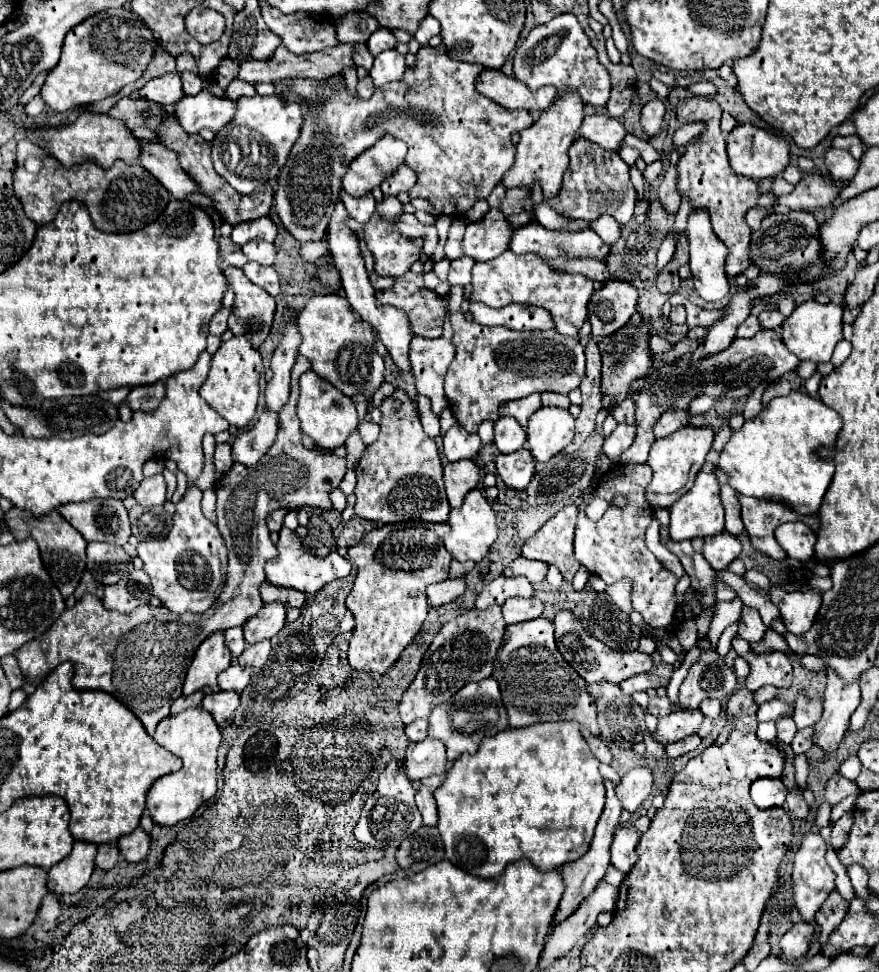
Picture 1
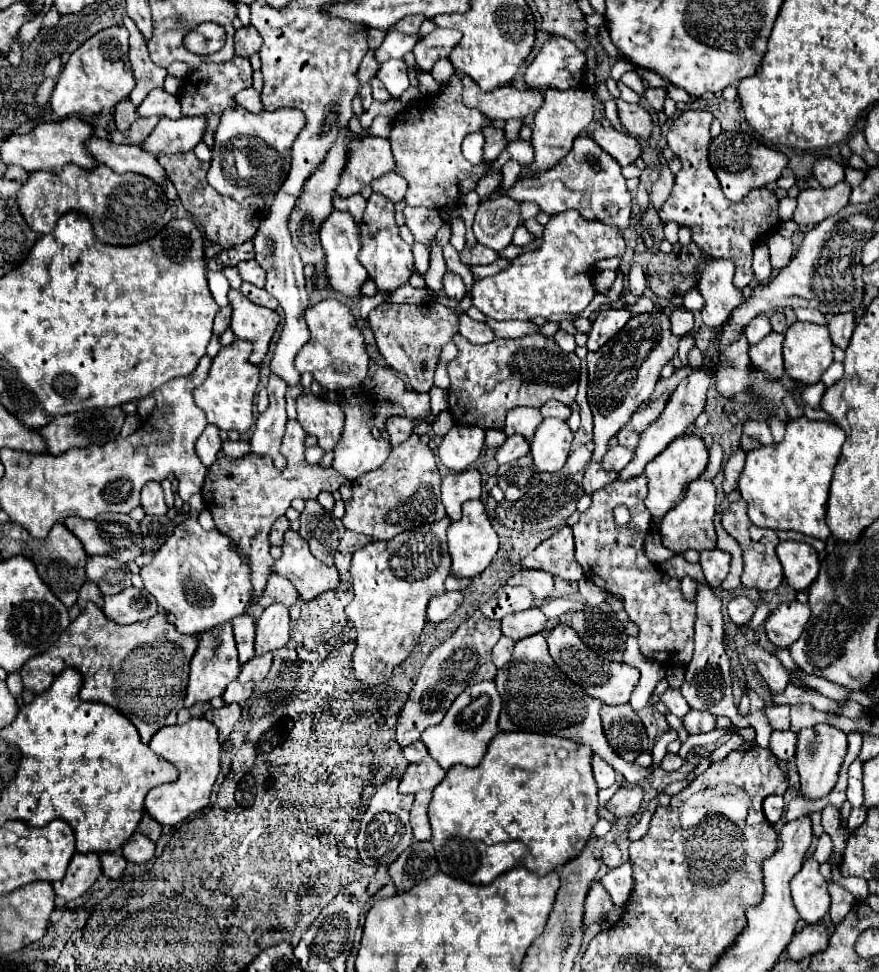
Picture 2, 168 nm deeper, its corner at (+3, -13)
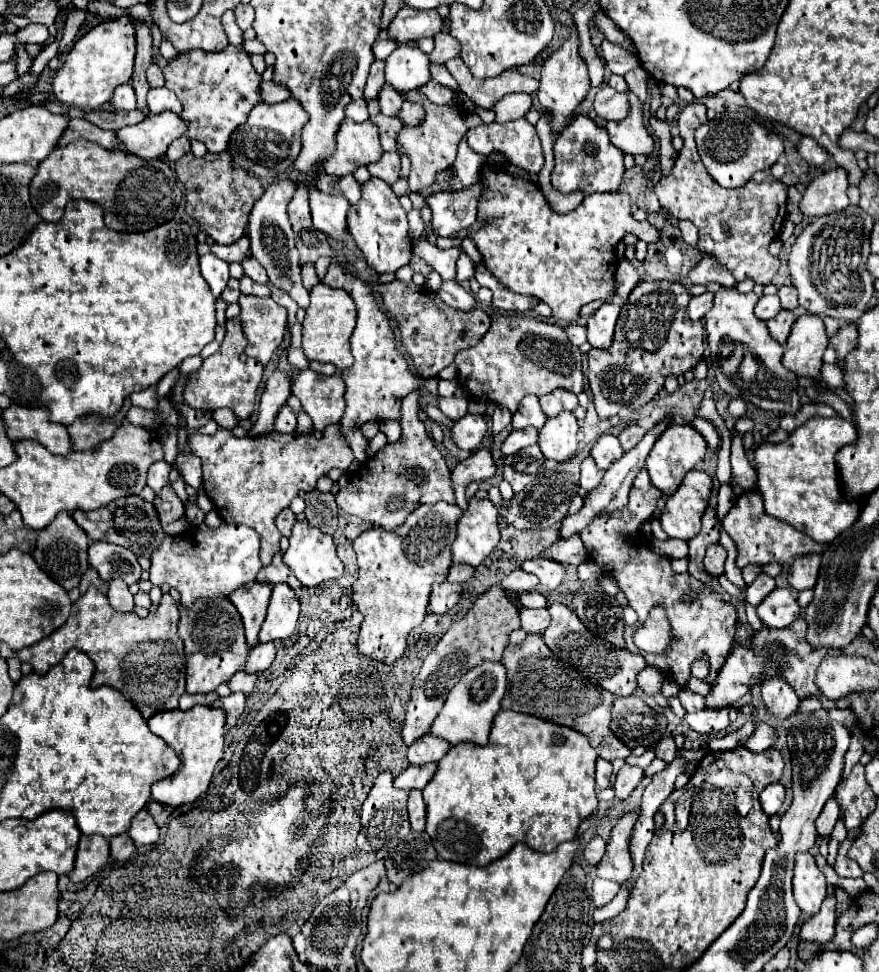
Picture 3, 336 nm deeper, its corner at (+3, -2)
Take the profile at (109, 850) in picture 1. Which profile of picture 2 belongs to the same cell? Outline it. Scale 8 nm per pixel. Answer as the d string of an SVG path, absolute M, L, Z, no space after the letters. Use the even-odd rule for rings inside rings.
M101 853L101 869L103 869L103 875L107 875L109 879L121 877L125 865L127 863L119 853Z

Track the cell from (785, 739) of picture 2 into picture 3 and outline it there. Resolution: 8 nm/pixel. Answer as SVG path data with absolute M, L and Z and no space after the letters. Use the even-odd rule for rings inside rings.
M757 724L755 732L749 738L741 740L737 746L743 746L751 752L763 752L773 744L773 740L775 740L775 730L767 724Z

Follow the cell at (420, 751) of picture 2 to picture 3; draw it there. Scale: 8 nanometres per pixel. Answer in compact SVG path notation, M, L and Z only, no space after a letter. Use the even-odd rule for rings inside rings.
M425 734L413 746L409 746L407 760L409 764L415 764L415 766L421 766L427 762L439 762L447 754L447 750L449 750L449 742L445 742L443 738Z

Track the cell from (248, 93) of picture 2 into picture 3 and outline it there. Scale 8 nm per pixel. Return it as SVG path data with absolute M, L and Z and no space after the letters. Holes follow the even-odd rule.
M267 80L261 84L261 94L263 94L267 104L277 104L277 102L283 102L291 96L289 88L285 88L283 84L277 84L273 80Z

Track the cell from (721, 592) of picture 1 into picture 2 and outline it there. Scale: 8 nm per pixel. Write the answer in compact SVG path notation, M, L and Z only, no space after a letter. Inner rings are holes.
M735 597L729 601L727 605L727 613L729 613L729 619L737 625L745 623L751 619L751 615L755 613L755 603L751 603L747 597Z

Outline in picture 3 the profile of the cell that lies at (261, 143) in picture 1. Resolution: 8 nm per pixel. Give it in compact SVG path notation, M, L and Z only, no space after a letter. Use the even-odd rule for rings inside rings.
M289 98L279 104L261 104L255 106L249 114L249 120L241 130L233 132L229 142L229 154L233 154L233 166L241 166L249 170L257 178L279 178L287 172L295 158L301 152L301 128L309 122L309 114L305 114L303 106Z

